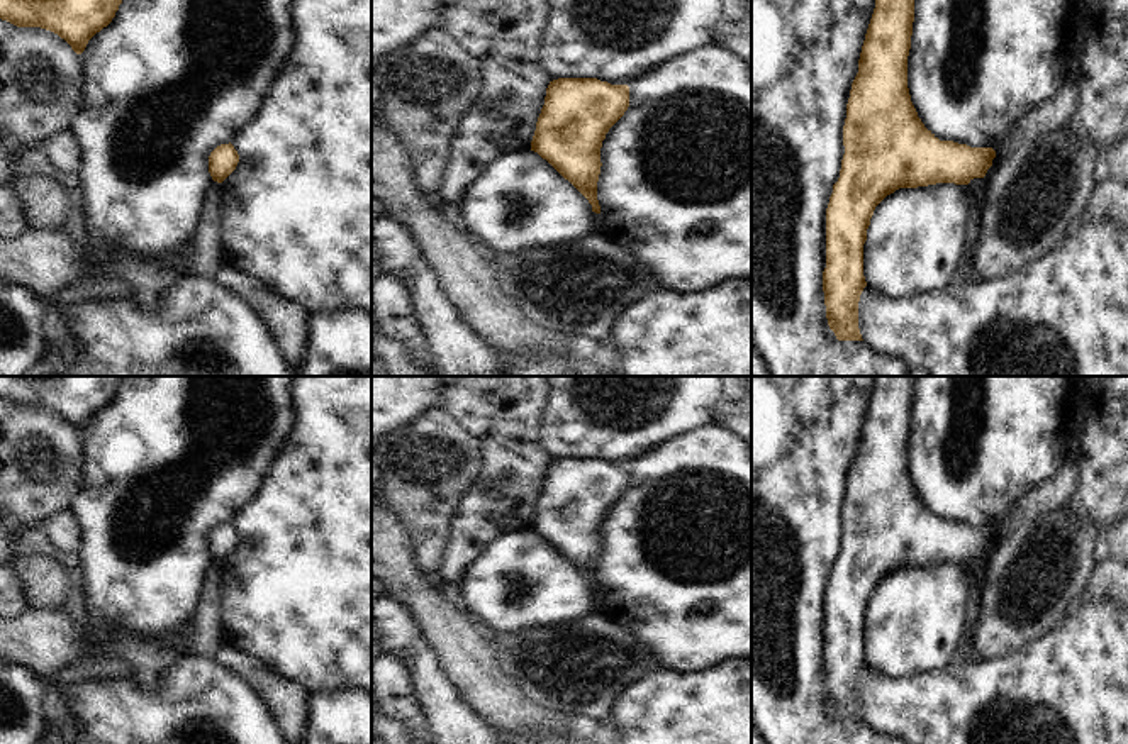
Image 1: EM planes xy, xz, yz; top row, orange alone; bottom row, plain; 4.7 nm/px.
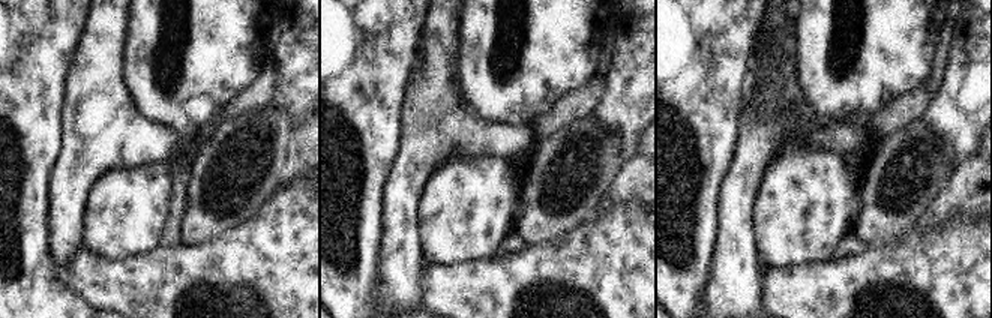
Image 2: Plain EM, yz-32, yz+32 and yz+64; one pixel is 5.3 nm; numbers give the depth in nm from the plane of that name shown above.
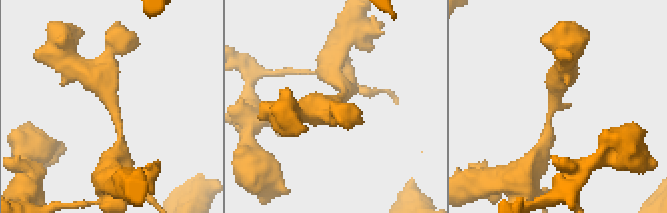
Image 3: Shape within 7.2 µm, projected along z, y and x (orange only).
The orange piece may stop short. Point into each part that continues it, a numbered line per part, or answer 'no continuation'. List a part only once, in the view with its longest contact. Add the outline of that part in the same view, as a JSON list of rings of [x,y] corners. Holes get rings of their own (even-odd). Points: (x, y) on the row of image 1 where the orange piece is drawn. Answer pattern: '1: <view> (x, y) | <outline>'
no continuation

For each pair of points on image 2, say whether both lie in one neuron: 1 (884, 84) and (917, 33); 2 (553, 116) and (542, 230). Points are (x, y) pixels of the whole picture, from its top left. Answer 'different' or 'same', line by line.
1: same
2: different

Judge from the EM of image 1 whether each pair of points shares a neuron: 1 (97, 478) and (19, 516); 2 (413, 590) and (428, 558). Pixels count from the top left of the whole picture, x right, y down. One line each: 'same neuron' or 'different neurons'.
1: different neurons
2: different neurons

